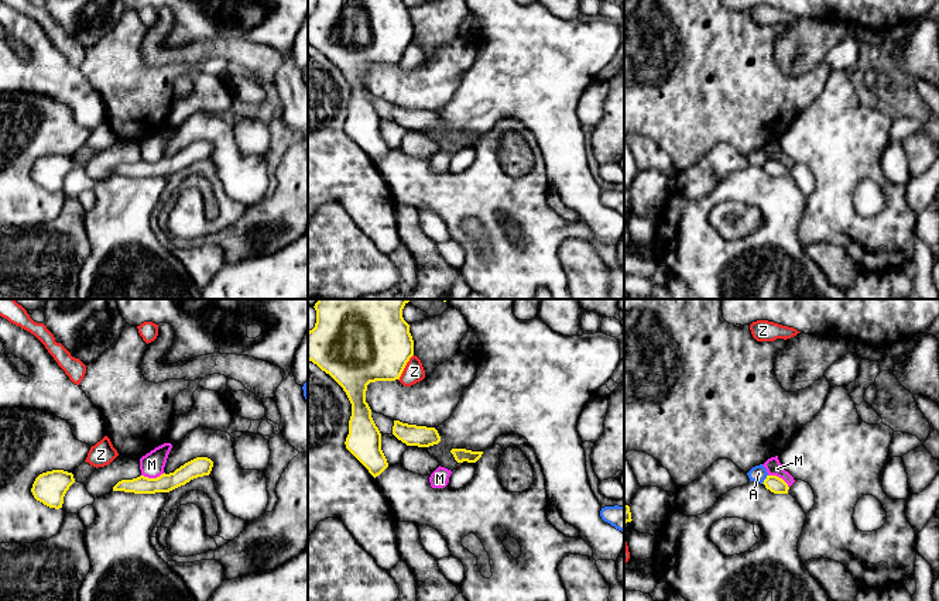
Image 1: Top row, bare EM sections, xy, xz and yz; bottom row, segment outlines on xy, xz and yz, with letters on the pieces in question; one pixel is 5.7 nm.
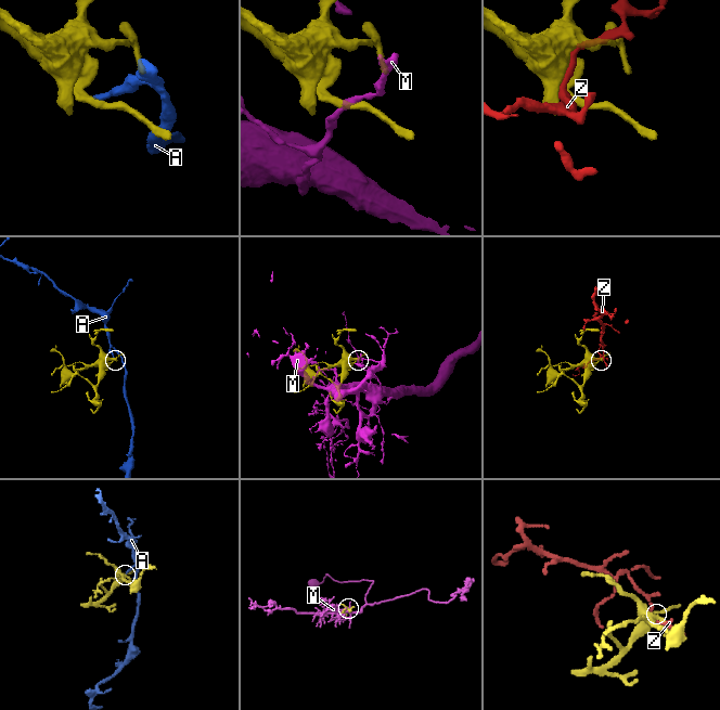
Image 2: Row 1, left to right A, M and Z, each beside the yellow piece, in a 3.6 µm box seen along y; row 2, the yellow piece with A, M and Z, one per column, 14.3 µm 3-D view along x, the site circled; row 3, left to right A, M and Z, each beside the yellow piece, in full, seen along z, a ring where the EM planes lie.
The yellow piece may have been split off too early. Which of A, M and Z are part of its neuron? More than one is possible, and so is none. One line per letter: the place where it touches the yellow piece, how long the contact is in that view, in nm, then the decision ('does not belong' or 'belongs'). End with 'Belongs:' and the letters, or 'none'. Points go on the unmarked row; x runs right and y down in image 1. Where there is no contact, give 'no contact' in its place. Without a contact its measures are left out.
A: contact yz (766, 162); length 70 nm; does not belong
M: contact xy (153, 162); length 140 nm; does not belong
Z: contact xz (404, 51); length 170 nm; does not belong
Belongs: none

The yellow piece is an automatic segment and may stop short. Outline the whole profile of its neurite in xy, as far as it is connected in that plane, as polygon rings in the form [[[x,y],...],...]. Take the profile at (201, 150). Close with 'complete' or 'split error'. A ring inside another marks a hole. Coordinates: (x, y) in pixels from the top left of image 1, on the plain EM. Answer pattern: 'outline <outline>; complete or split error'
outline [[[196,141],[177,152],[174,157],[164,157],[157,162],[140,159],[133,164],[121,164],[113,171],[113,175],[134,178],[169,176],[181,169],[185,169],[193,162],[209,159],[212,151],[213,145],[210,142]]]; complete

